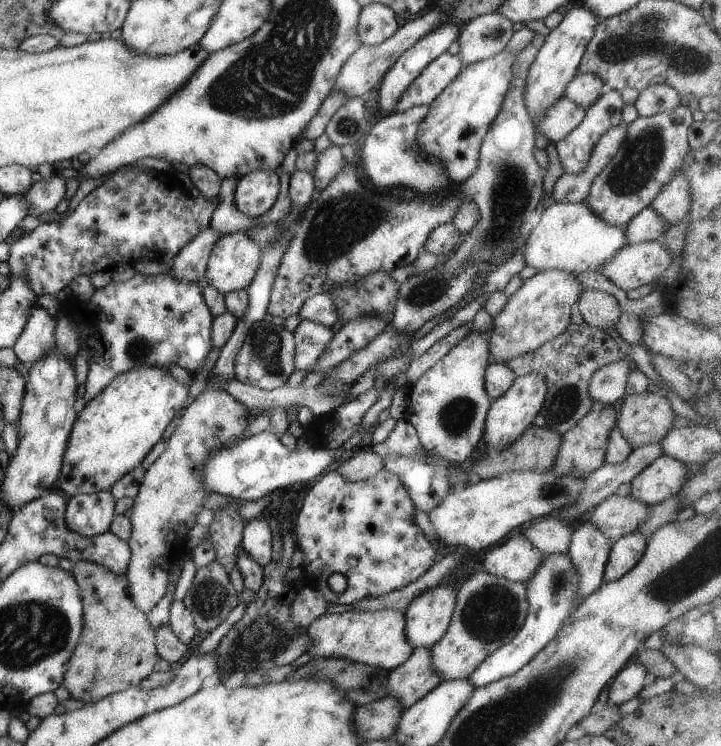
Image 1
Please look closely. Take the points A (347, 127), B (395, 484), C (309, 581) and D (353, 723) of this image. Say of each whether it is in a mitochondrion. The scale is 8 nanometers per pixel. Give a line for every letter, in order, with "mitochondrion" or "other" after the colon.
A: mitochondrion
B: other
C: other
D: other

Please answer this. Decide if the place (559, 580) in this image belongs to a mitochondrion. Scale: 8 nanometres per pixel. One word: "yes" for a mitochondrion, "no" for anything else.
yes

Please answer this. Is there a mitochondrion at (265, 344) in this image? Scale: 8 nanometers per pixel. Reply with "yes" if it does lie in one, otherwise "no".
yes

